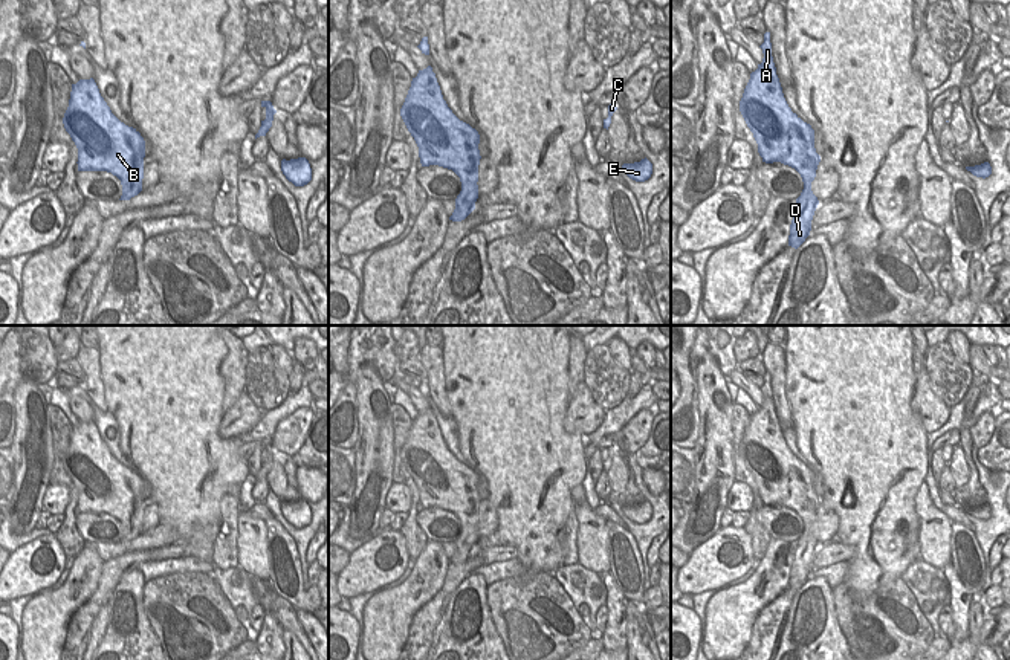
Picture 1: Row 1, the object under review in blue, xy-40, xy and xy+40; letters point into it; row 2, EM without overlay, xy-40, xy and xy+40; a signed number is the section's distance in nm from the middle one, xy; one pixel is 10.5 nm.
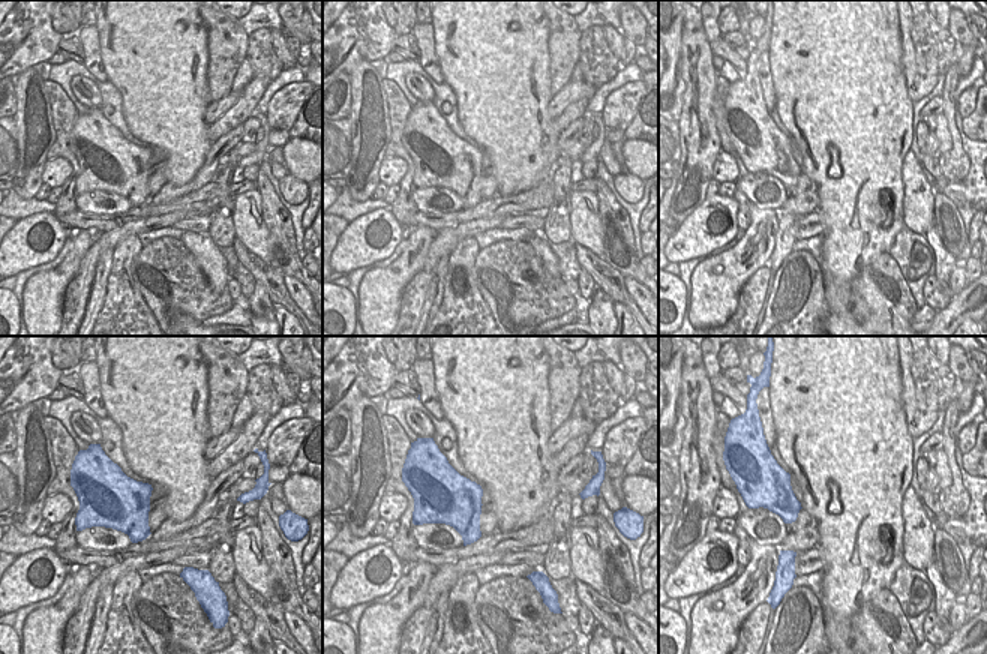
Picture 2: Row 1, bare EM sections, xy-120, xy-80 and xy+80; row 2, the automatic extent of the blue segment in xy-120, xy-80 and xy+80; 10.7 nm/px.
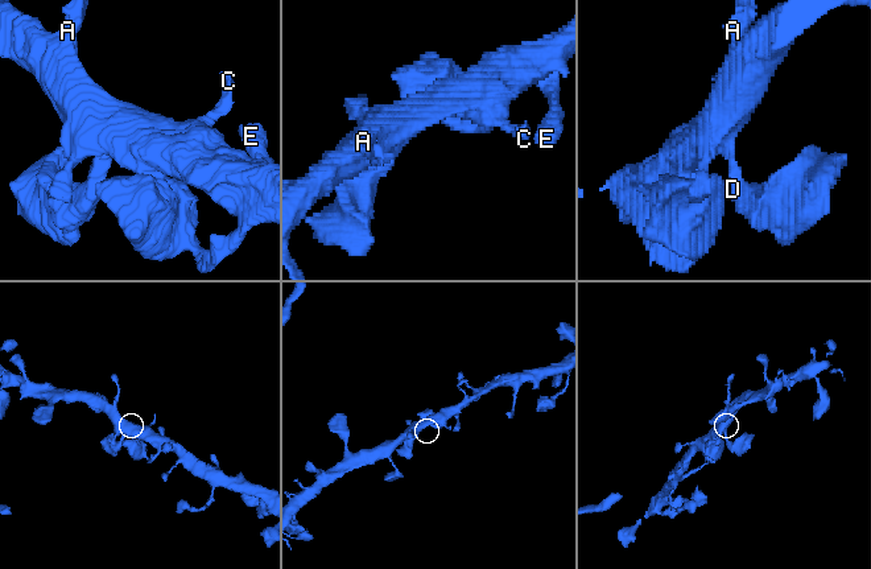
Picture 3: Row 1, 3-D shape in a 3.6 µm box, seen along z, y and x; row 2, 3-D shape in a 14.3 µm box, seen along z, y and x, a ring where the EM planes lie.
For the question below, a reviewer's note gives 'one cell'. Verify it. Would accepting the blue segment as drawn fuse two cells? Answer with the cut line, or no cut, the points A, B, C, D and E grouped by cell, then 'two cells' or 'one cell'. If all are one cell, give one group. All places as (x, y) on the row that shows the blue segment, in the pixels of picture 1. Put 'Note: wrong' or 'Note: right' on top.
Note: right
no cut; A B C D E; one cell

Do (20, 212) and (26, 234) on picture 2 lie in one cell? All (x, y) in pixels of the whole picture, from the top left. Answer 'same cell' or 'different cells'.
different cells

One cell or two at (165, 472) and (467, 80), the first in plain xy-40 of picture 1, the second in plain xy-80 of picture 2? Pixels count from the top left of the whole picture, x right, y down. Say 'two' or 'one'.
one

